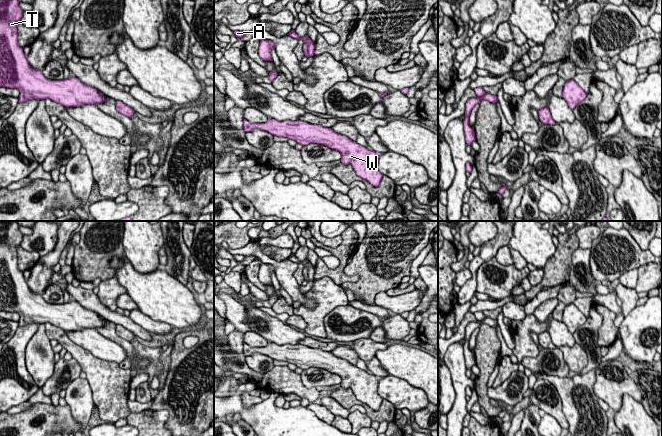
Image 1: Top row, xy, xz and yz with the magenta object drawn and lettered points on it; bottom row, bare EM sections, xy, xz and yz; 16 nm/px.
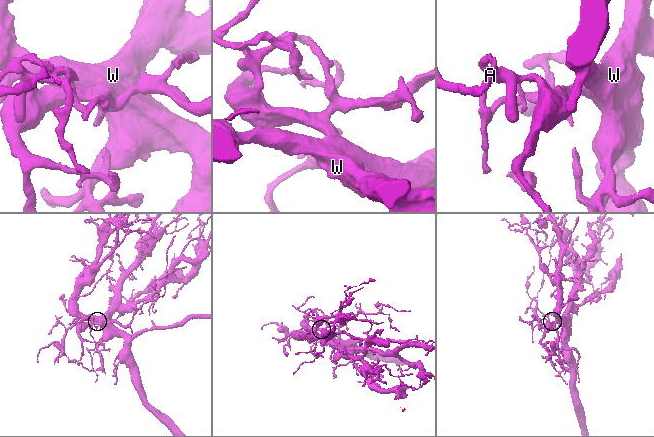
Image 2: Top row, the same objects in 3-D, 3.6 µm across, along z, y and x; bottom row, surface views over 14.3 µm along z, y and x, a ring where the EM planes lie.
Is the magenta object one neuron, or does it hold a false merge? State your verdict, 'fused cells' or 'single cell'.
single cell

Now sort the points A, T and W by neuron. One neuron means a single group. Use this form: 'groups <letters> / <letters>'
groups A T W

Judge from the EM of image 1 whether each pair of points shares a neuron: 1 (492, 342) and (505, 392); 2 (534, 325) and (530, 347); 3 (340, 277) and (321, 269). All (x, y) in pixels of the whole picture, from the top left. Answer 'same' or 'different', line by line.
1: different
2: same
3: same

